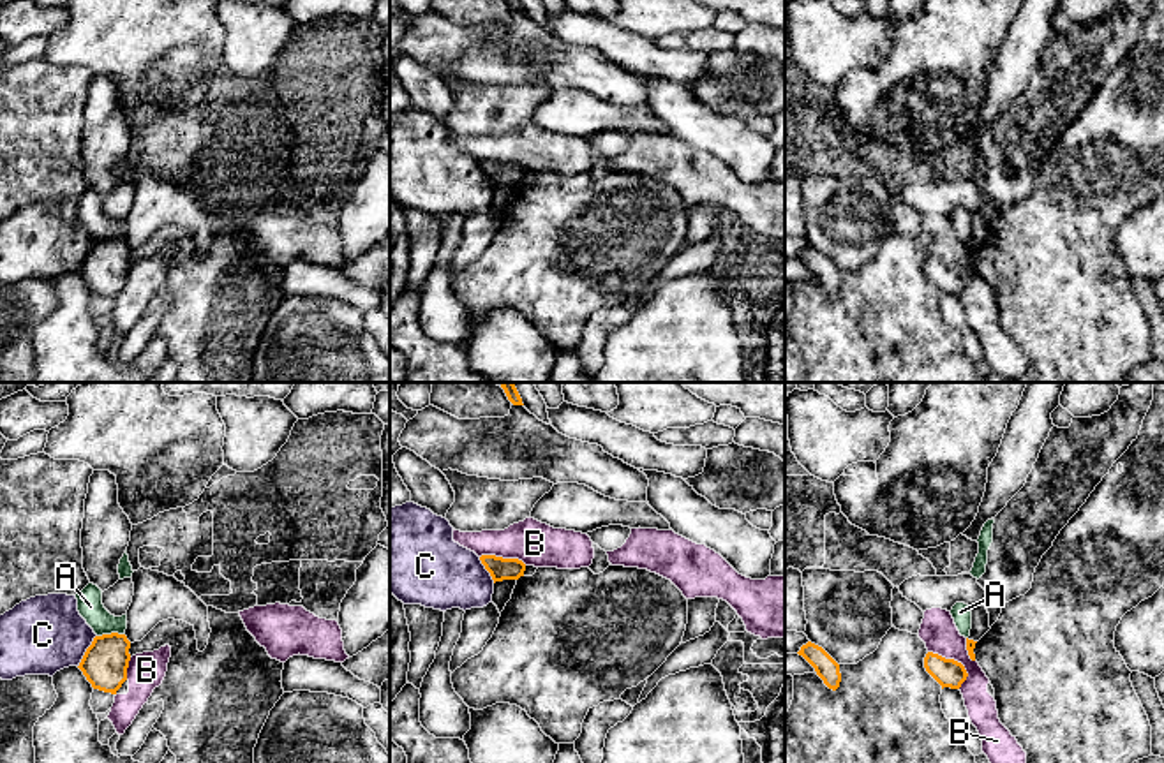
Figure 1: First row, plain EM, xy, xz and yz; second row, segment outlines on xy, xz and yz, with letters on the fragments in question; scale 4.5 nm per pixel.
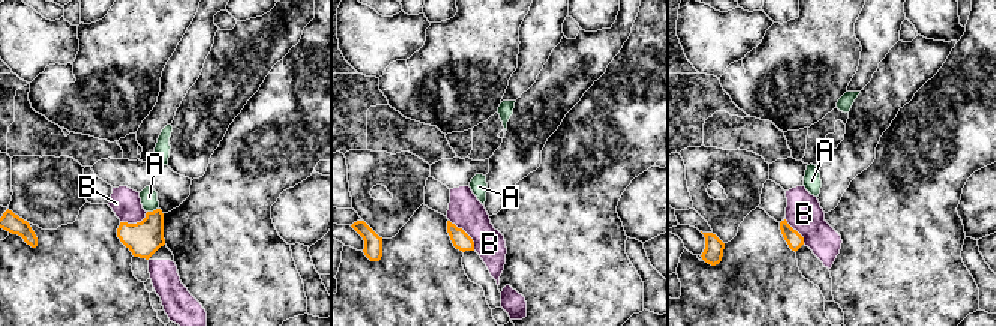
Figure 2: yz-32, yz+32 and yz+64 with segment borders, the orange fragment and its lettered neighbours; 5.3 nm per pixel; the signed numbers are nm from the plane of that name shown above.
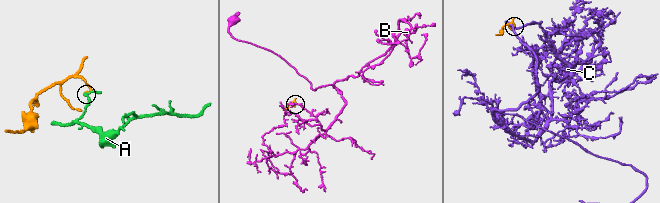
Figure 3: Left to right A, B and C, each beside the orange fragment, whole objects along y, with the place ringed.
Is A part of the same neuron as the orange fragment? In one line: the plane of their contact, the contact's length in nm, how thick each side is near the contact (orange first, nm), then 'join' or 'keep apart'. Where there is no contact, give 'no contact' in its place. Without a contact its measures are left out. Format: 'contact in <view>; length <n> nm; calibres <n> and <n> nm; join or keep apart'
contact in xy; length 130 nm; calibres 200 and 120 nm; keep apart

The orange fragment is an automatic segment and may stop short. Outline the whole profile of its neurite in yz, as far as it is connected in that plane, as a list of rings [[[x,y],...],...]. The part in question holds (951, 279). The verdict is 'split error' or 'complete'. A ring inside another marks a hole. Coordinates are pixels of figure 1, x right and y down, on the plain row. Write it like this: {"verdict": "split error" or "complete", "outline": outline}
{"verdict": "complete", "outline": [[[928,257],[924,263],[926,277],[944,293],[959,294],[968,278],[965,271],[954,264],[945,264]]]}

